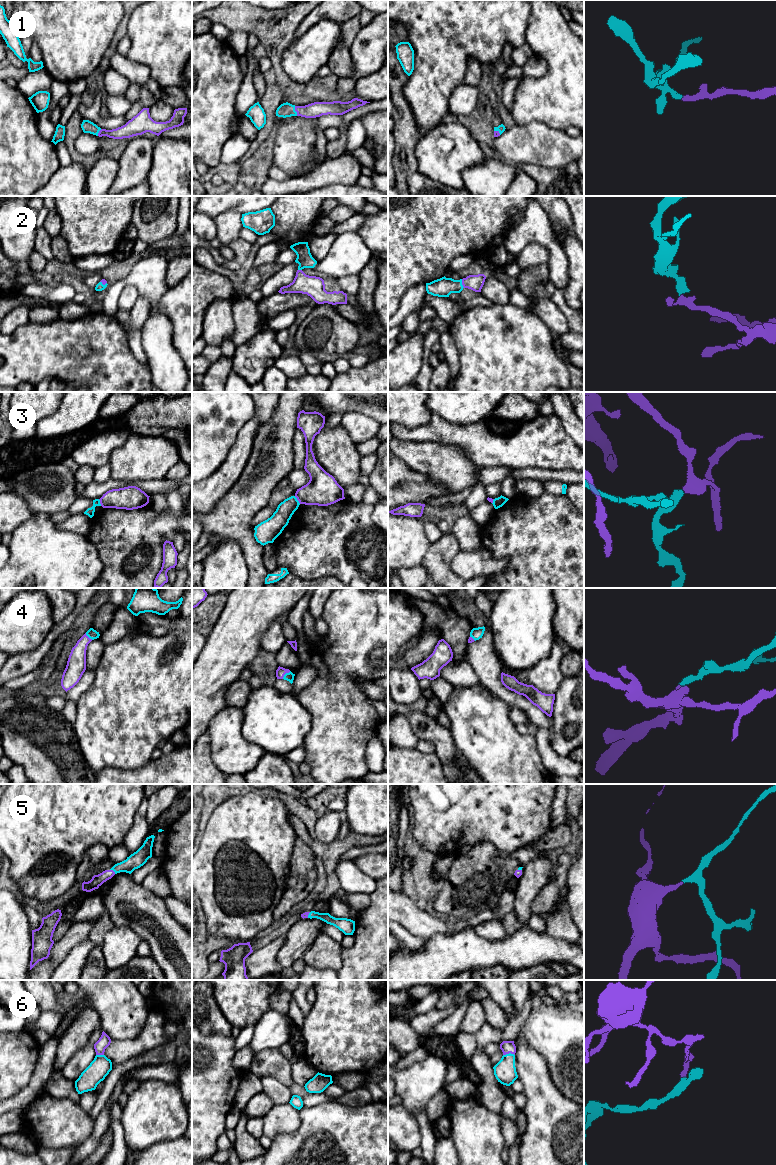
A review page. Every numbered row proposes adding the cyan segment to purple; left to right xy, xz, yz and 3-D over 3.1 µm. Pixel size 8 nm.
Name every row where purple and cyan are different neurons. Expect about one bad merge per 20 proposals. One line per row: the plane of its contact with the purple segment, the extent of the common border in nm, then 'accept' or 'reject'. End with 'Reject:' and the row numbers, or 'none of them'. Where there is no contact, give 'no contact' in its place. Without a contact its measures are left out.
1: contact in xz; length 80 nm; accept
2: contact in yz; length 80 nm; accept
3: contact in xz; length 80 nm; reject
4: contact in xz; length 90 nm; accept
5: contact in xy; length 60 nm; accept
6: contact in yz; length 100 nm; accept
Reject: 3

